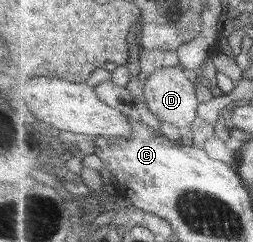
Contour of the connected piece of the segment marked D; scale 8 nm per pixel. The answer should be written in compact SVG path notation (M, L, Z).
M177 65L167 69L159 69L148 75L143 83L144 102L151 113L159 120L166 121L180 129L191 128L199 115L198 97L196 88L190 80L192 73Z

